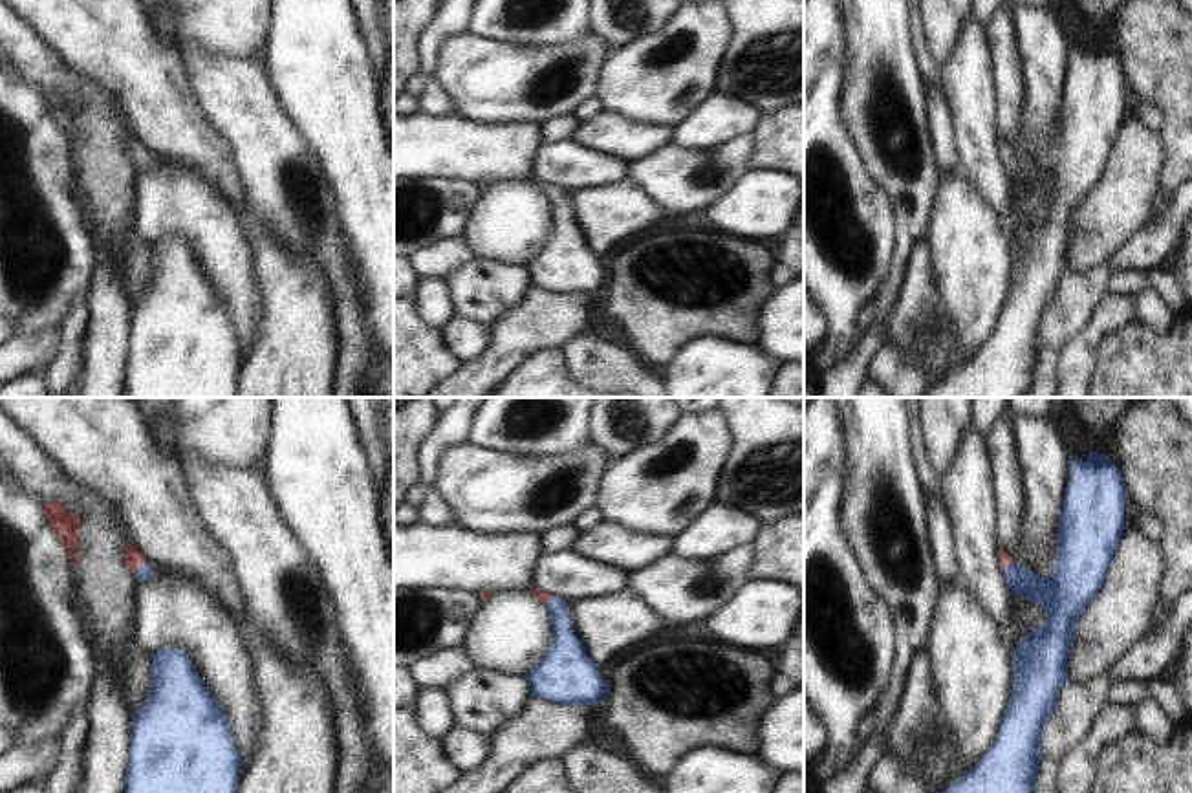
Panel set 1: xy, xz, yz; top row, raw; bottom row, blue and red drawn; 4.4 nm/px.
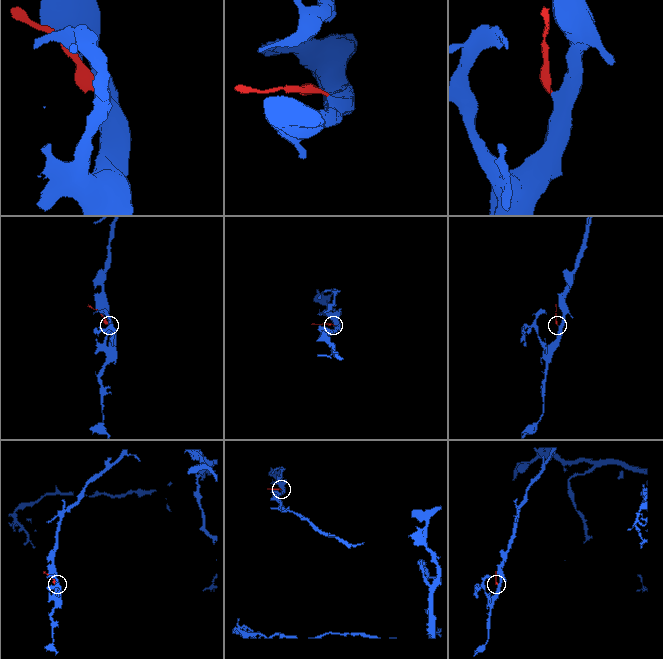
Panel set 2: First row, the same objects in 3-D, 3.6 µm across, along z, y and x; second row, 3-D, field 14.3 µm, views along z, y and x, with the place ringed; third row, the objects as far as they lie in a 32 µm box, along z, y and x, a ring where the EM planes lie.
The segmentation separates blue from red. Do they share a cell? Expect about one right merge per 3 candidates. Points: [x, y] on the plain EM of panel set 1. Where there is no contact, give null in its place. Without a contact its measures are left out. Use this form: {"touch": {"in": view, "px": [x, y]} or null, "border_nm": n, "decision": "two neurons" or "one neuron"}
{"touch": {"in": "xy", "px": [140, 158]}, "border_nm": 80, "decision": "one neuron"}

